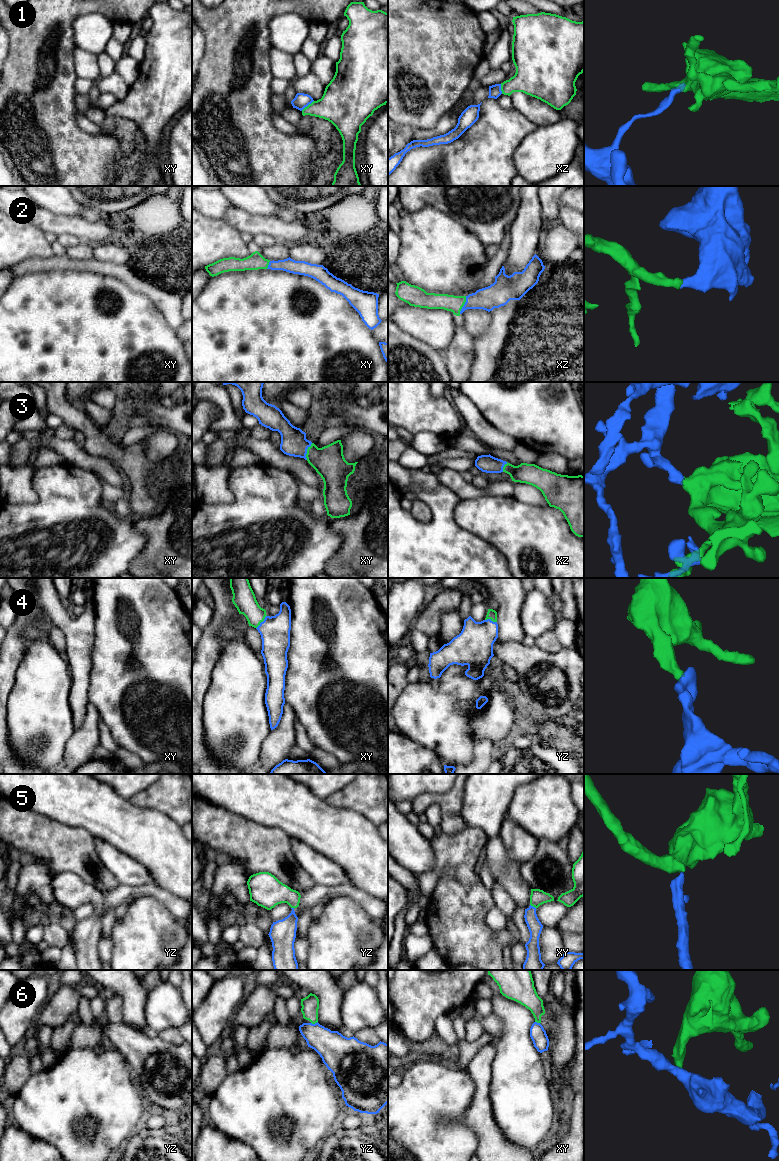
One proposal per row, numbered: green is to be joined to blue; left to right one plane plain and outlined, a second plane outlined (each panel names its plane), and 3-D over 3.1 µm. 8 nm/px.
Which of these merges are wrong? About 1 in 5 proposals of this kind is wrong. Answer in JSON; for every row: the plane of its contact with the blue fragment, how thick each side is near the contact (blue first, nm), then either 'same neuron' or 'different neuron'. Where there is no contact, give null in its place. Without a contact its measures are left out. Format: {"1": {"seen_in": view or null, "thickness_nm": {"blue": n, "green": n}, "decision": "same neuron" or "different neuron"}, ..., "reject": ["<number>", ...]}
{"1": {"seen_in": "xy", "thickness_nm": {"blue": 120, "green": 300}, "decision": "different neuron"}, "2": {"seen_in": "xz", "thickness_nm": {"blue": 190, "green": 130}, "decision": "same neuron"}, "3": {"seen_in": "xy", "thickness_nm": {"blue": 200, "green": 260}, "decision": "same neuron"}, "4": {"seen_in": "xy", "thickness_nm": {"blue": 240, "green": 180}, "decision": "same neuron"}, "5": {"seen_in": "xy", "thickness_nm": {"blue": 110, "green": 130}, "decision": "same neuron"}, "6": {"seen_in": "yz", "thickness_nm": {"blue": 240, "green": 140}, "decision": "different neuron"}, "reject": ["1", "6"]}

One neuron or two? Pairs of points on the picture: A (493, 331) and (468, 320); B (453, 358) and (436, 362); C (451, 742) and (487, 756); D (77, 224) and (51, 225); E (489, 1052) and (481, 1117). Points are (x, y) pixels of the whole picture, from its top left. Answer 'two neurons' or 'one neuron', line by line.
A: two neurons
B: two neurons
C: two neurons
D: one neuron
E: one neuron

